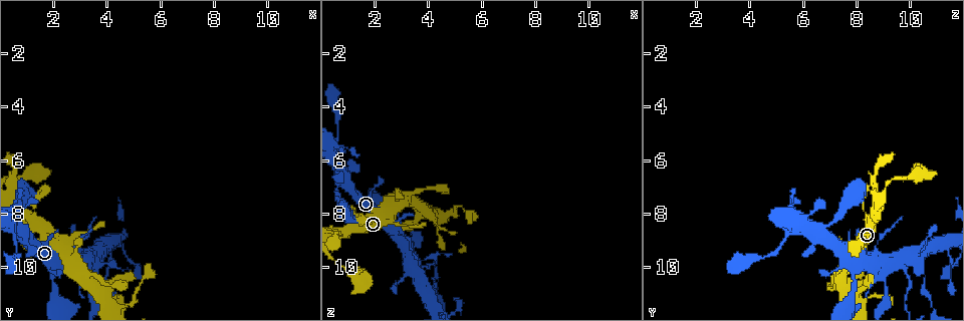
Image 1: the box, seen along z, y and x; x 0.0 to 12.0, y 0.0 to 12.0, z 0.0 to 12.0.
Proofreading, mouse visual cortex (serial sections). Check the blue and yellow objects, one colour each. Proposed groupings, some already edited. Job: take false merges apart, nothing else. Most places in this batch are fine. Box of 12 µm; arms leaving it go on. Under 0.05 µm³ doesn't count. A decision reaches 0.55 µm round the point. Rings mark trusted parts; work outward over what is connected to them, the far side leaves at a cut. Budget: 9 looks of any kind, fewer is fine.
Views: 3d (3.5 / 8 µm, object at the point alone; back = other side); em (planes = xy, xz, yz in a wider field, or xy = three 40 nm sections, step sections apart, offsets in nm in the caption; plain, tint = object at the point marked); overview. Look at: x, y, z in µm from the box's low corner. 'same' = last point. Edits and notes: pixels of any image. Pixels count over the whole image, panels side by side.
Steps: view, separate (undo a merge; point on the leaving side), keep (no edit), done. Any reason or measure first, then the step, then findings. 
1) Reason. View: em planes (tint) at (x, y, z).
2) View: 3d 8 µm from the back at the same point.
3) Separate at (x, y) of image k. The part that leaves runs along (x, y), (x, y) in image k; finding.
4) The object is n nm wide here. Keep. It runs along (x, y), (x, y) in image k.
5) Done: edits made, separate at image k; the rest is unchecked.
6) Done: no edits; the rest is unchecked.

A narrow waist. View: 3d 8 µm at (1.3, 7.7, 8.2).

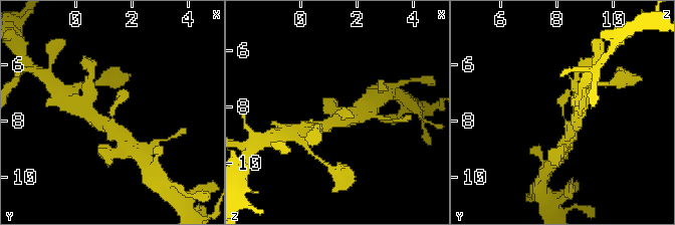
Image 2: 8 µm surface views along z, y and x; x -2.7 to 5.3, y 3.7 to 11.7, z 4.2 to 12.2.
View: em xy step 2 (tint) at (1.2, 7.7, 8.3).

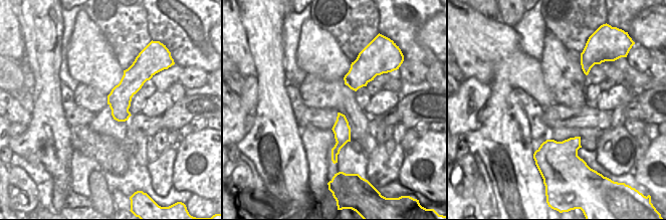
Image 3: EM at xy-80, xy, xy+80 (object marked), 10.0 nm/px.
Keep. It runs along (571, 135), (563, 109), (569, 89) in image 2; all the same cell.

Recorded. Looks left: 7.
Thin arm on a thick one. View: 3d 3.5 µm at (4.1, 11.3, 8.0).

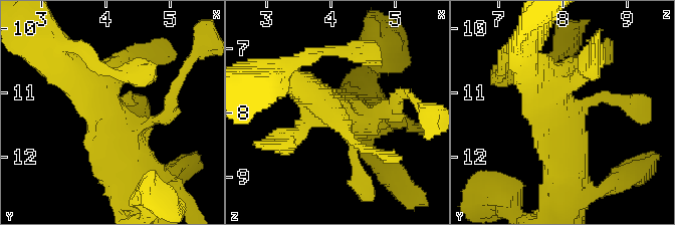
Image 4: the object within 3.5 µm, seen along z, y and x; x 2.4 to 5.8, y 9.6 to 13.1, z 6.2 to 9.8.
View: em xy step 2 (tint) at (4.10, 11.35, 8.00).

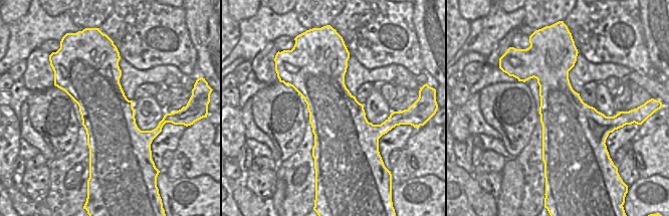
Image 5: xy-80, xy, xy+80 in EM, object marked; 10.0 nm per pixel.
Keep. It runs along (69, 75), (125, 131), (165, 116) in image 4; continuous, no second cell.

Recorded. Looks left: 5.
View: 3d 3.5 µm at (3.6, 10.0, 9.8).

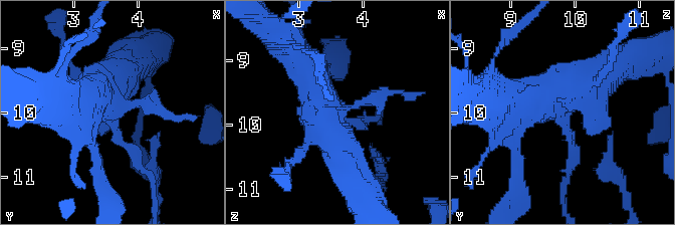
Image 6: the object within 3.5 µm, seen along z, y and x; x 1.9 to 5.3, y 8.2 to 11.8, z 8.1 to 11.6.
Separate at (372, 119) of image 6. The part that leaves runs along (571, 147), (564, 208) in image 6; two cells meet here.

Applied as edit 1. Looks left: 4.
Redraw. View: overview.

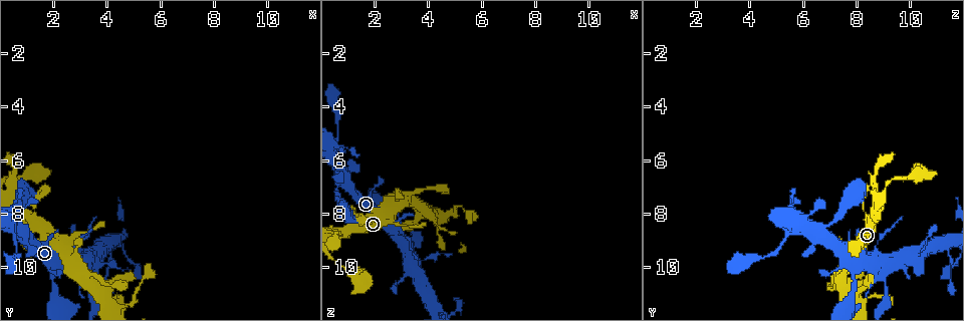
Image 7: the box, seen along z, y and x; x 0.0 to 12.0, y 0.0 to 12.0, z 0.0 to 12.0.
Sudden change in width. View: 3d 3.5 µm at (4.1, 9.0, 11.3).

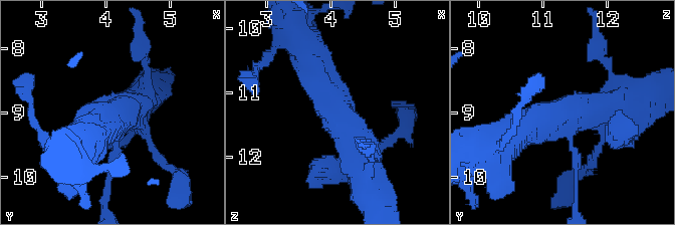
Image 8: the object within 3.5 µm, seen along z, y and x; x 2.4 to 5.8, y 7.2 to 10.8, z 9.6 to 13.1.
Now the EM. View: em xy step 5 (tint) at (4.15, 9.05, 11.25).

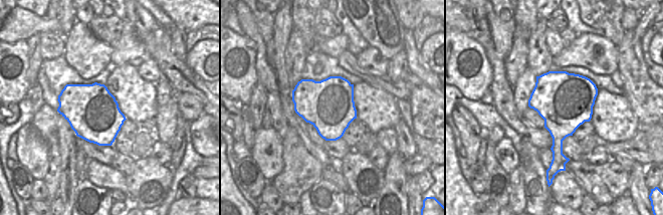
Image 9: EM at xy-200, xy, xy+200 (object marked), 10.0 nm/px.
Keep. It runs along (312, 58), (353, 146), (368, 156) in image 8; one cell here.

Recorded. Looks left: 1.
Done: edits made, separate at image 6; the rest is unchecked.

